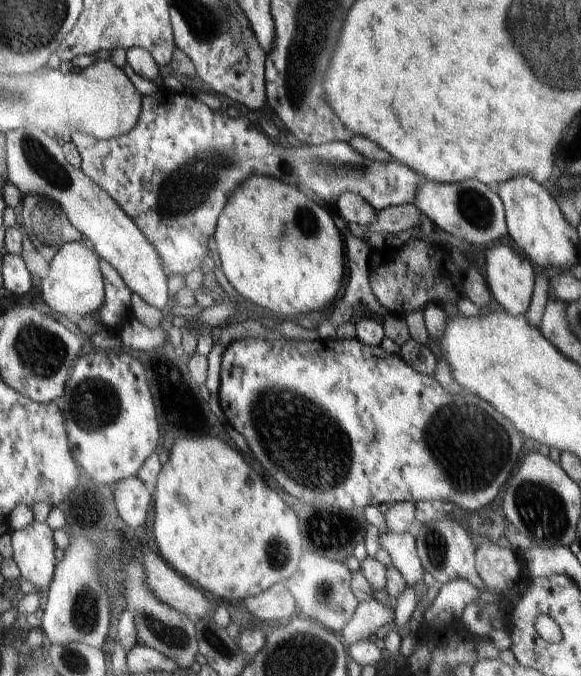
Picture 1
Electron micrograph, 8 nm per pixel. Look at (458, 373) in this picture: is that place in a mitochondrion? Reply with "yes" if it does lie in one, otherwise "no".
no

